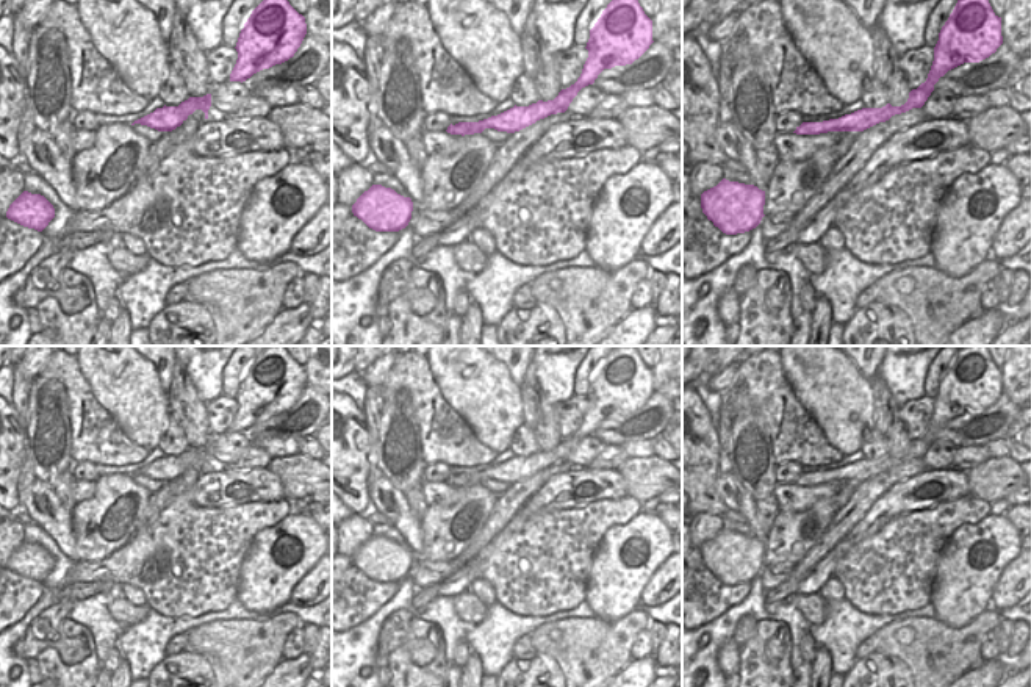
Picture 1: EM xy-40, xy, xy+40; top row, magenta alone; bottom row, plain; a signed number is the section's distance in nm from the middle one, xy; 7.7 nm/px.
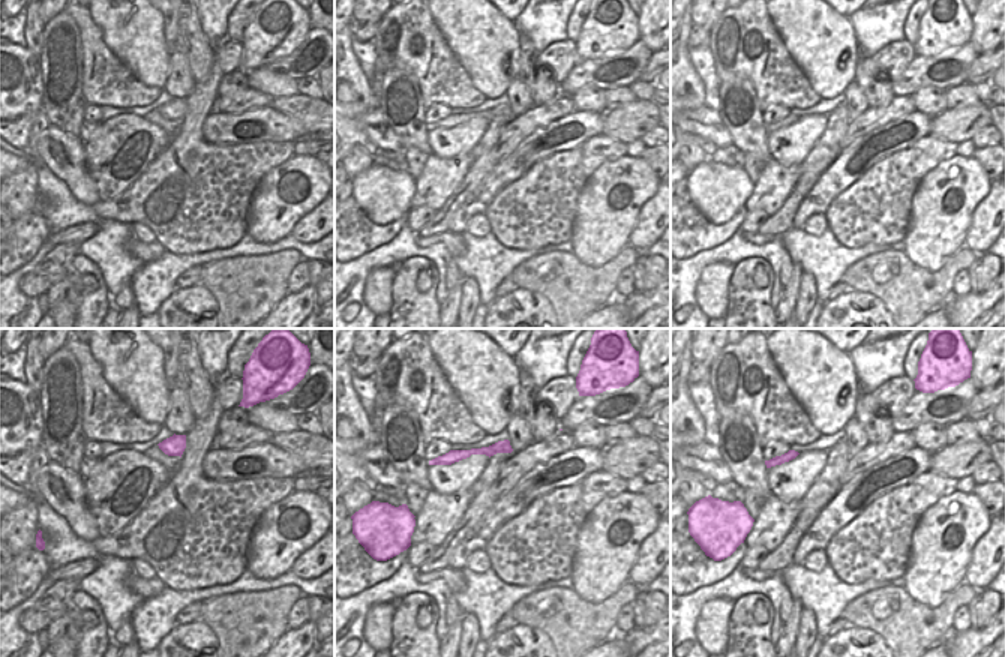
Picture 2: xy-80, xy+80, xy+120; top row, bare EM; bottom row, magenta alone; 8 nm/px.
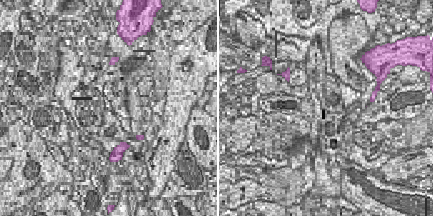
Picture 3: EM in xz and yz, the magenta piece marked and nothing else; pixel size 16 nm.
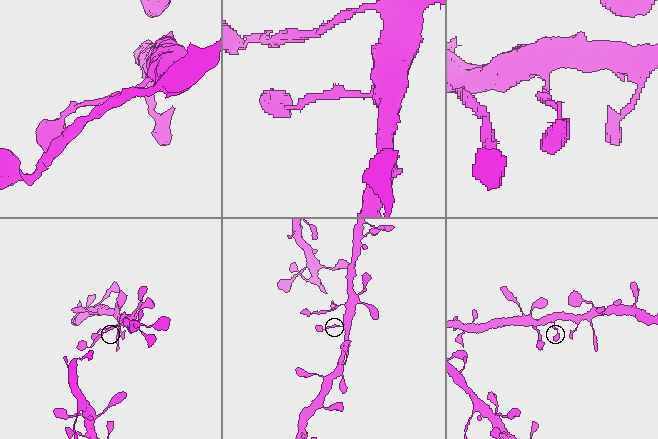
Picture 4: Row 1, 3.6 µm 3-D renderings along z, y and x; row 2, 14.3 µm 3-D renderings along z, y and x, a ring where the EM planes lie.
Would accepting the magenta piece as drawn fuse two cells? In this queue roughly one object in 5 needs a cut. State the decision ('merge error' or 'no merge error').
no merge error

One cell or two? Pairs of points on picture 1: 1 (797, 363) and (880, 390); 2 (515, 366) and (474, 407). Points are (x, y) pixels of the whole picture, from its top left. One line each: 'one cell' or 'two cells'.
1: two cells
2: two cells

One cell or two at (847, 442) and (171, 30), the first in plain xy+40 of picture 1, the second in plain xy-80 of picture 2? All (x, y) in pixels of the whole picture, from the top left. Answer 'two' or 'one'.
two

